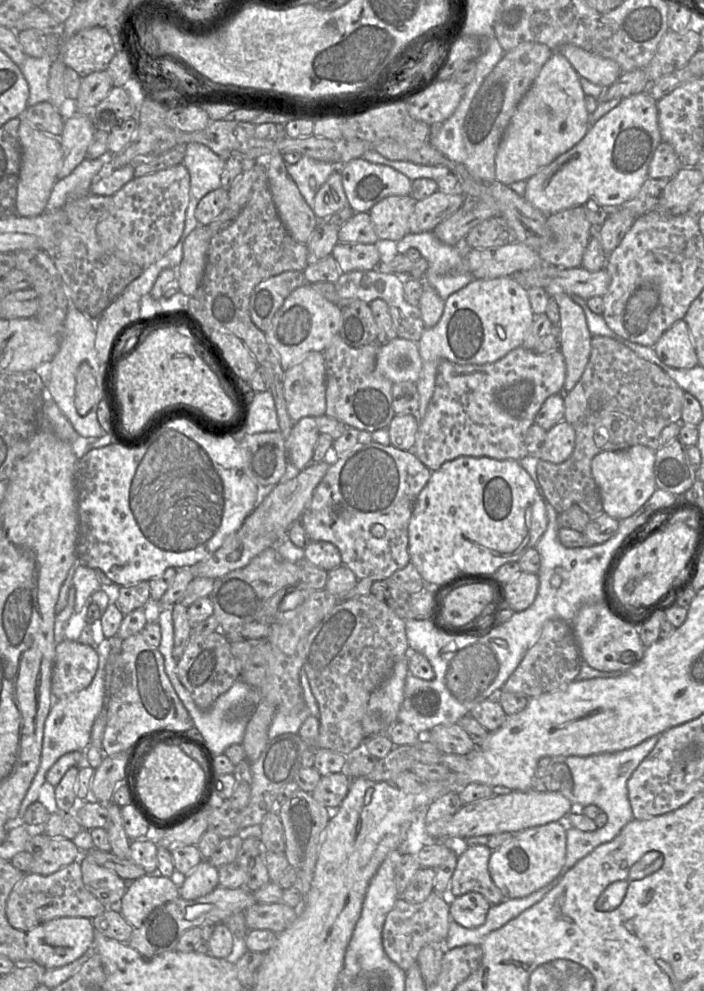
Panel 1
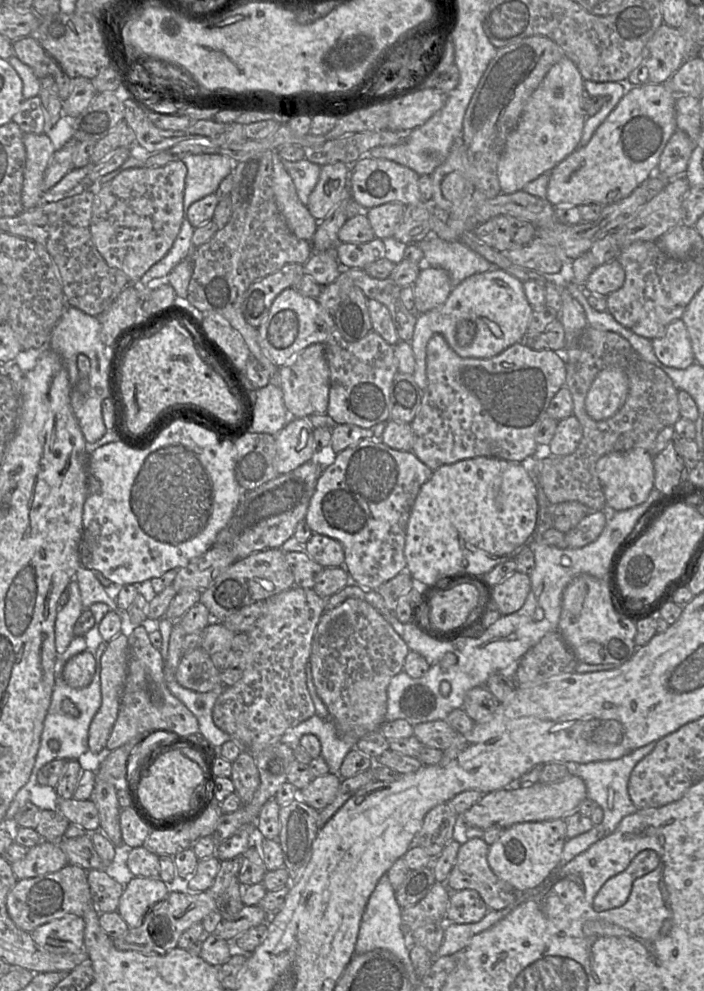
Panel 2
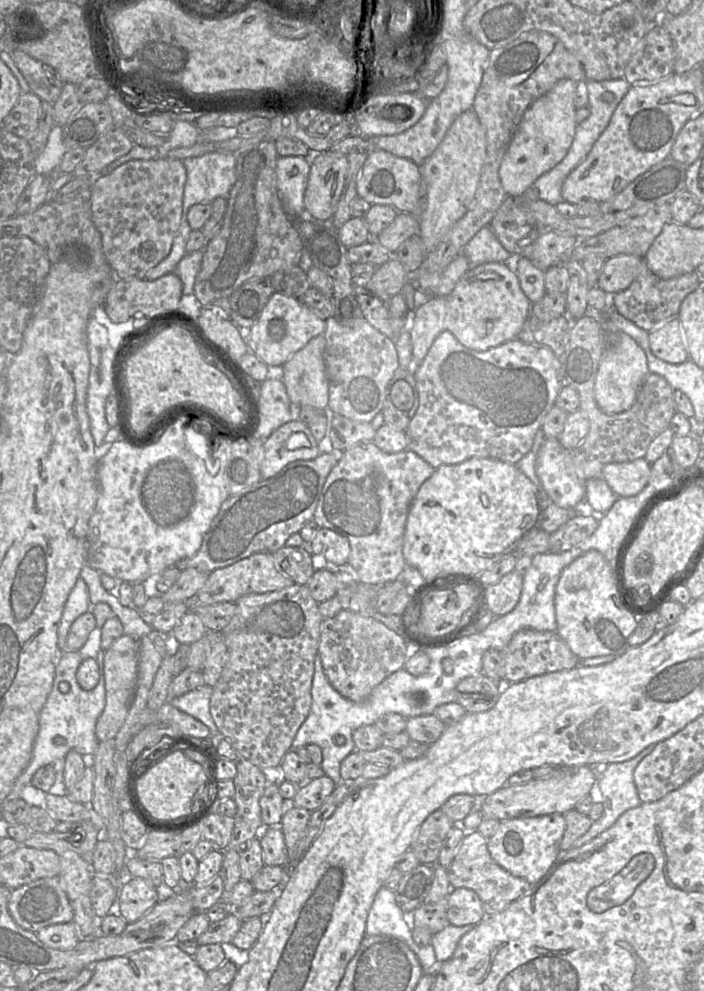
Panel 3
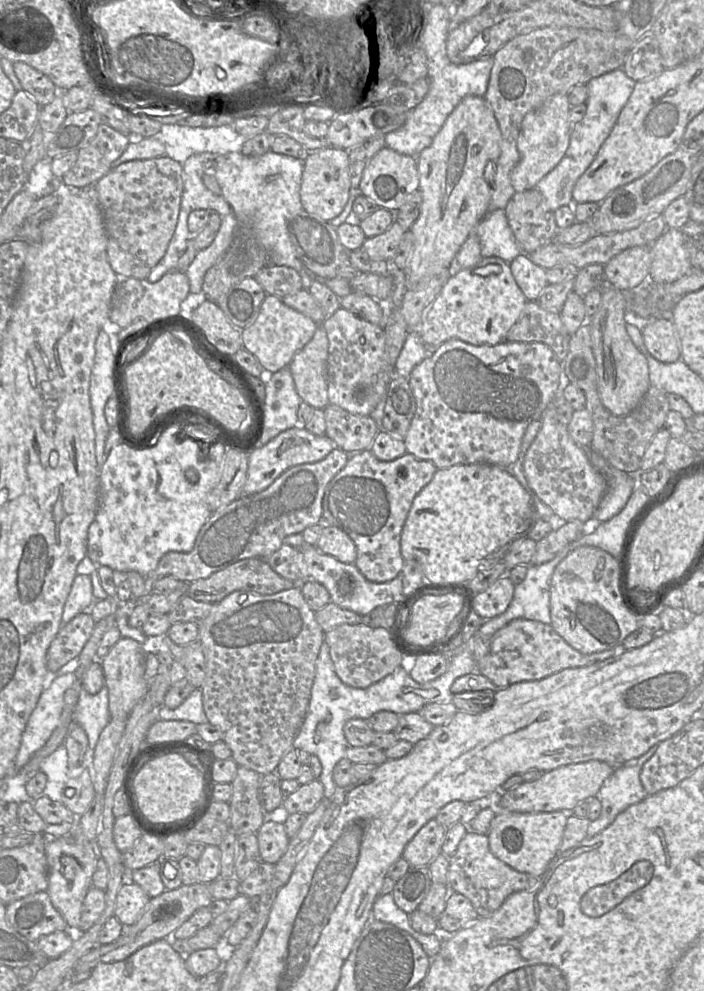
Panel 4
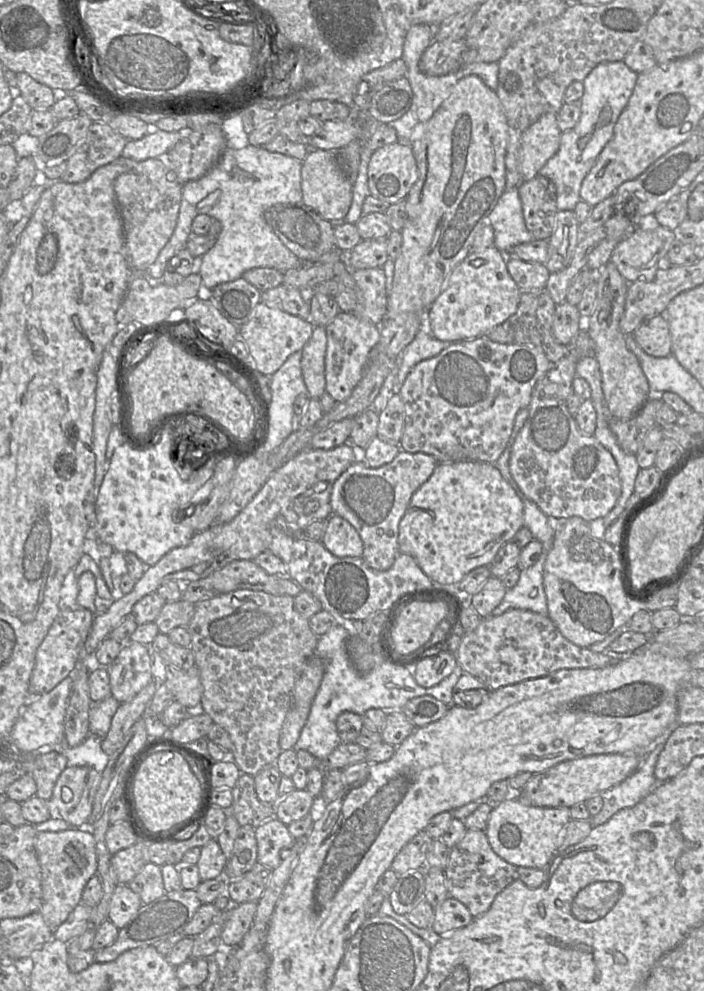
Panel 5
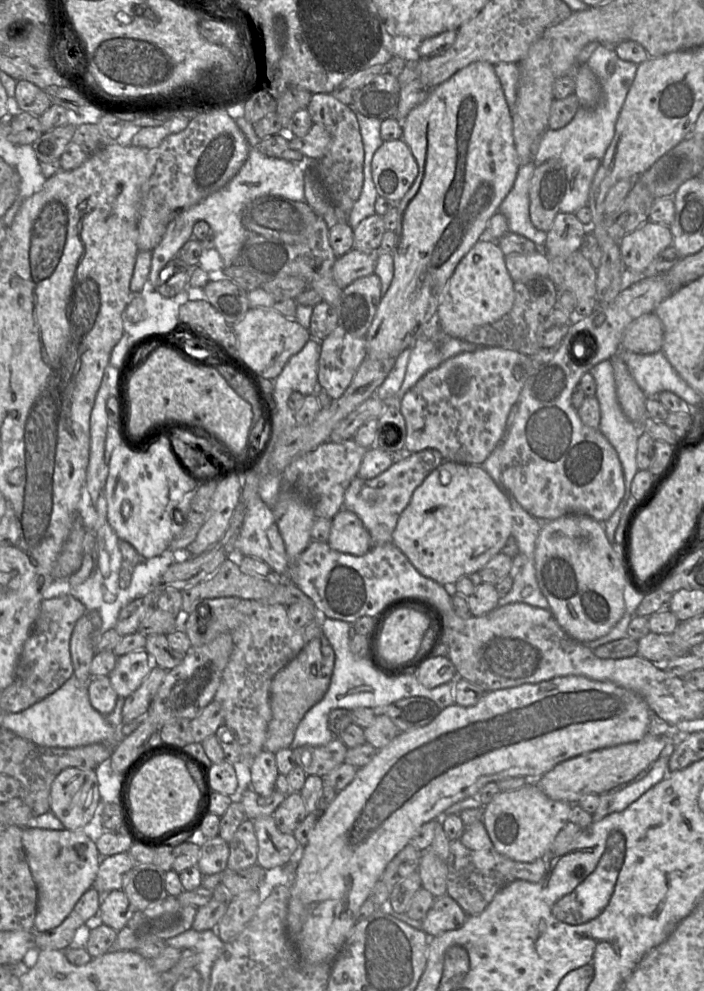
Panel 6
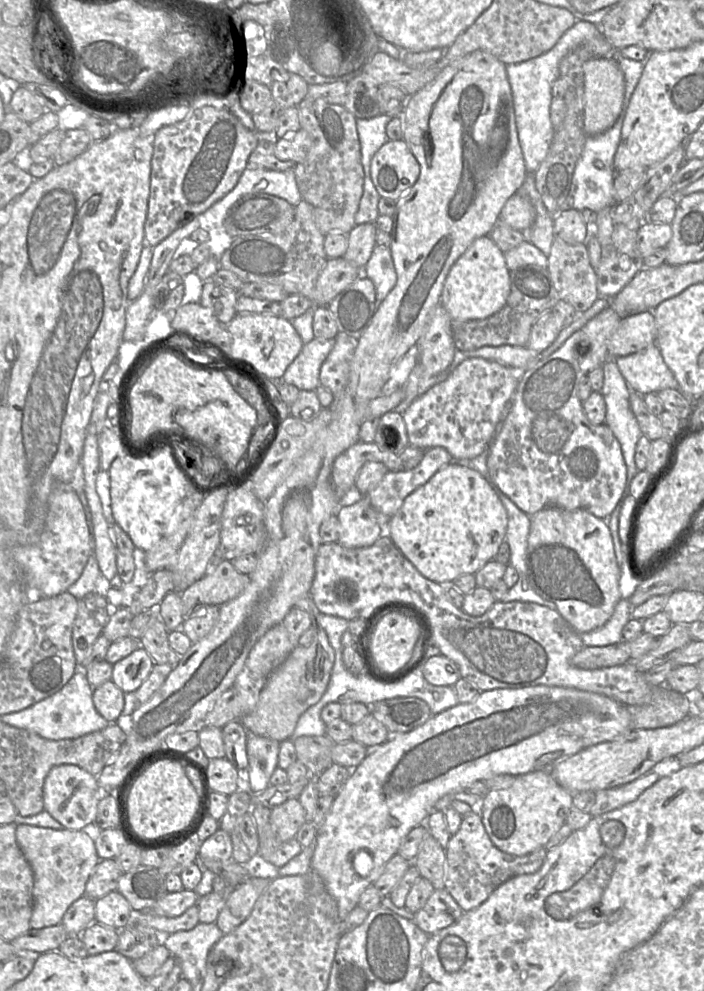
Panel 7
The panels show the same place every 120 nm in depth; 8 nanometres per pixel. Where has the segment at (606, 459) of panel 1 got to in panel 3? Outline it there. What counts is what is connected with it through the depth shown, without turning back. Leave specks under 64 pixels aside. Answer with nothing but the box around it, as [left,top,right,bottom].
[601,458,651,498]

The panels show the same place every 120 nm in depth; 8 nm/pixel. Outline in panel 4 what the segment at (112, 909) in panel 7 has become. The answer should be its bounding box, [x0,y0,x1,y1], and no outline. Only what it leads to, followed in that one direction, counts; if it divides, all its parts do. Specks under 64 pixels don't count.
[114,879,150,926]

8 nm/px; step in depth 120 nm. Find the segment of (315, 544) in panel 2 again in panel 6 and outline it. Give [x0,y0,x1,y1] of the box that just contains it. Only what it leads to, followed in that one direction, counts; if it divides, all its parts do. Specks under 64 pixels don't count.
[327,508,371,556]

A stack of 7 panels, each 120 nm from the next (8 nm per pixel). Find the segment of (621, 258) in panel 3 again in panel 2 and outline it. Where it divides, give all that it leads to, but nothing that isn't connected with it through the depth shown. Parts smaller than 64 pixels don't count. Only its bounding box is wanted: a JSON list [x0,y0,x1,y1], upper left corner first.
[583,259,625,296]

